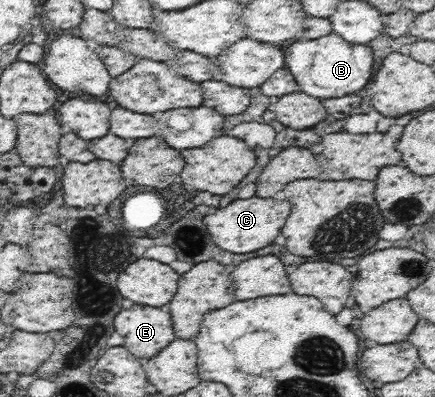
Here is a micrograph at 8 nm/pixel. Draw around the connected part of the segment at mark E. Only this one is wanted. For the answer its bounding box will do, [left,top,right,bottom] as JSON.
[114,304,177,361]

